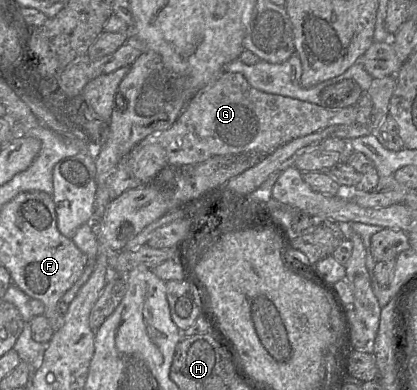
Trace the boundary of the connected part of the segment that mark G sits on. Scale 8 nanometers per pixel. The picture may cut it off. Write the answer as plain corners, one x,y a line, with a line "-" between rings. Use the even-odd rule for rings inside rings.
222,72
195,94
170,128
146,136
120,160
107,179
111,200
182,165
246,151
273,153
296,138
329,126
354,124
357,111
357,104
325,109
306,101
264,93
253,88
241,73

